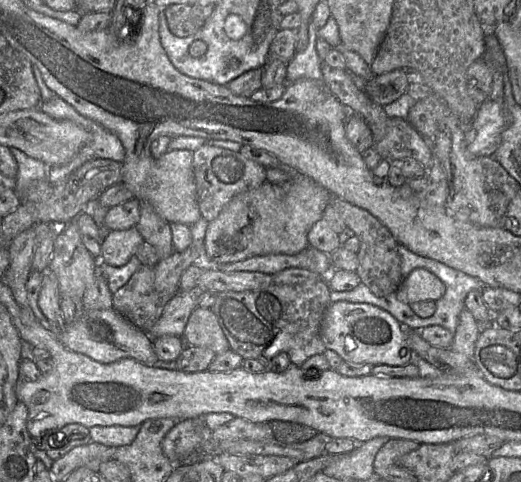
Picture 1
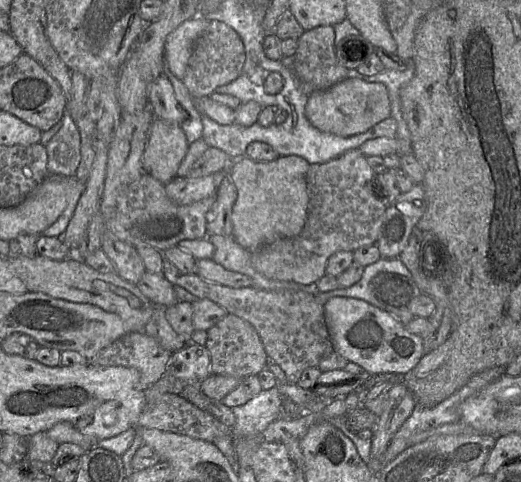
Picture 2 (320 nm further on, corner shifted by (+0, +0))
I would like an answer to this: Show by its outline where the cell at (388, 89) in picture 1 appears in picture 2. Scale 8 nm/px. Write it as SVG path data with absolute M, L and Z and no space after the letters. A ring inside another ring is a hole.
M348 77L330 88L310 93L305 114L311 125L318 130L336 136L349 137L364 133L391 117L391 103L388 89L383 83L365 82Z

